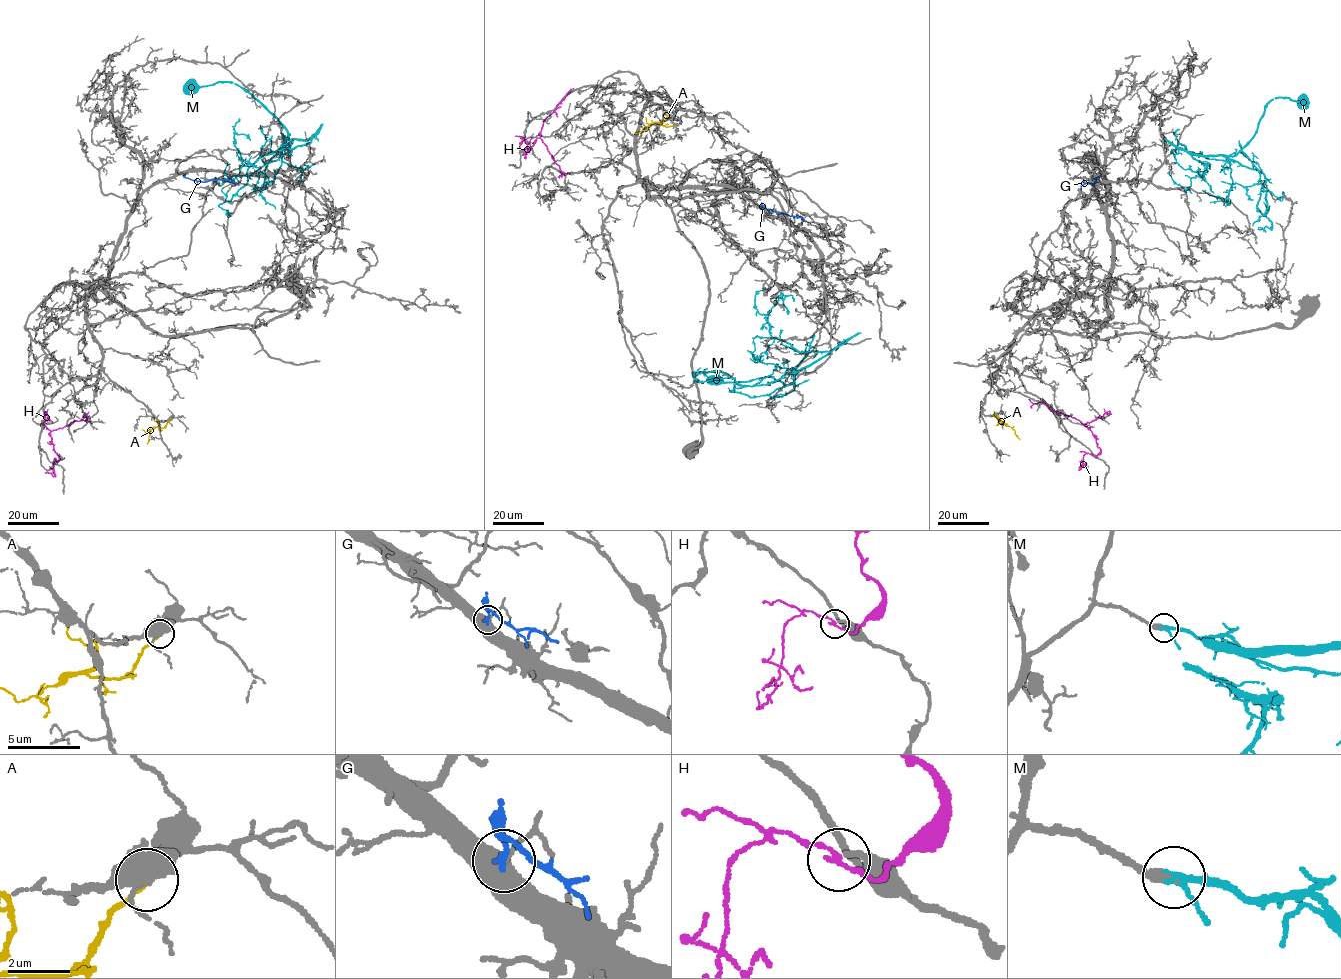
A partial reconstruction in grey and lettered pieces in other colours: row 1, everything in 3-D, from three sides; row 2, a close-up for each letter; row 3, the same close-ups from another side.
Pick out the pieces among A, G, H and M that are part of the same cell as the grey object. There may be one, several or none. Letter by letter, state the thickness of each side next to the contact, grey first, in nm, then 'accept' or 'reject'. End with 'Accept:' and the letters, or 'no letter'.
A: calibres 400 and 190 nm; reject
G: calibres 340 and 200 nm; reject
H: calibres 240 and 120 nm; reject
M: calibres 320 and 220 nm; reject
Accept: no letter

